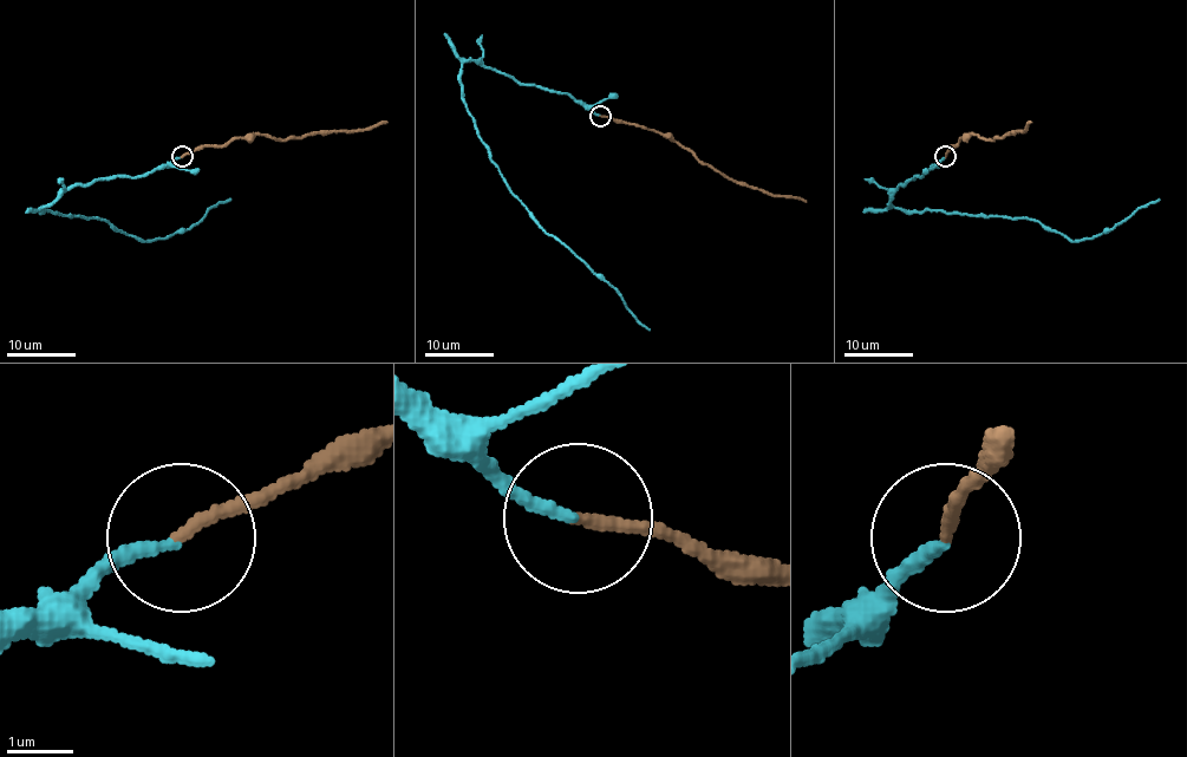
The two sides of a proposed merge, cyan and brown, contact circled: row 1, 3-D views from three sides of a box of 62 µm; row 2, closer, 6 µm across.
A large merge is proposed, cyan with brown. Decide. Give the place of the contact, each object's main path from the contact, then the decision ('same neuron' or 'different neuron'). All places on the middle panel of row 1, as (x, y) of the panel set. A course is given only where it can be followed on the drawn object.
at (600, 116); cyan runs (600, 116), (567, 93), (517, 84), (475, 62), (462, 65), (461, 96), (507, 188), (650, 330); brown runs (600, 116), (660, 131), (737, 183), (807, 202); same neuron

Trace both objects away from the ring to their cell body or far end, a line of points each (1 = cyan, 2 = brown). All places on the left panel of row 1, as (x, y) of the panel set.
1: (181, 156), (149, 174), (77, 183), (41, 211), (102, 217), (156, 240), (190, 230), (232, 198)
2: (181, 156), (206, 145), (226, 145), (241, 137), (267, 134), (281, 138), (301, 138), (367, 130), (387, 122)

